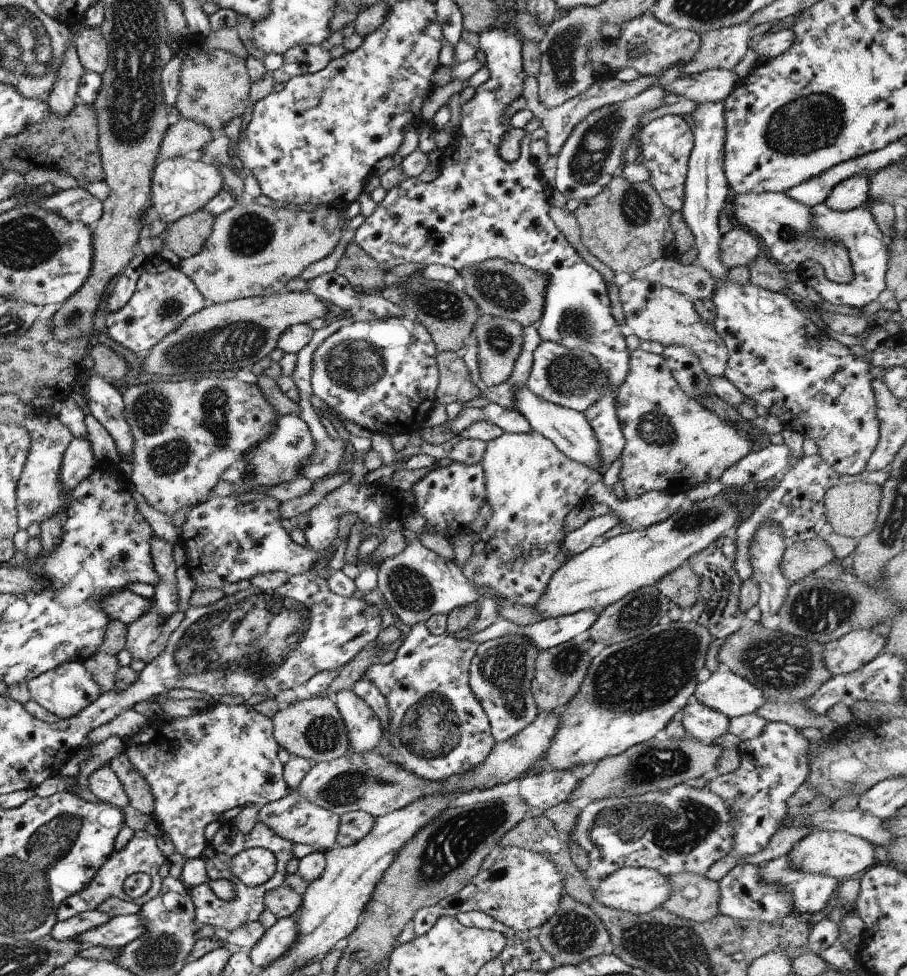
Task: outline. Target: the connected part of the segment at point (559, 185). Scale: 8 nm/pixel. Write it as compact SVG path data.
M661 86L647 87L629 100L602 106L582 118L575 128L571 129L563 146L555 155L556 170L553 176L553 188L559 191L559 195L561 194L565 200L577 200L580 203L599 194L617 173L617 168L623 159L623 150L629 144L633 132L639 129L641 116L663 105L663 98L666 95L667 92L663 92Z

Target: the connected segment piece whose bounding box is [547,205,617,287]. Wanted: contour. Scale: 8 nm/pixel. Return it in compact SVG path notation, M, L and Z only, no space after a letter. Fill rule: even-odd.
M552 205L549 206L547 215L553 221L553 225L561 232L565 240L567 240L567 243L569 243L585 263L597 270L601 277L603 277L605 286L609 286L617 278L617 275L605 266L605 264L599 262L595 256L591 256L583 244L581 244L579 225L574 215L571 215L567 210Z

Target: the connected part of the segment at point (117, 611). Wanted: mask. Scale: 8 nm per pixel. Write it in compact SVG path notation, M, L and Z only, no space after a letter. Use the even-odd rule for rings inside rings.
M123 589L107 596L107 598L103 598L99 606L110 619L119 620L125 625L141 618L149 610L149 604L152 601L153 598L141 598L133 592Z

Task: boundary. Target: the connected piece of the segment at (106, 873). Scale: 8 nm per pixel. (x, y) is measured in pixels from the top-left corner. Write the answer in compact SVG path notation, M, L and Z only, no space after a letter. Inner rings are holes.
M145 829L133 831L133 836L131 836L129 842L127 842L119 852L111 852L111 854L109 854L109 858L101 864L101 868L95 872L95 876L91 878L89 884L85 885L85 888L68 896L61 902L61 904L59 904L59 908L57 908L56 912L56 920L64 921L80 912L92 911L97 908L97 906L102 905L104 901L111 898L125 901L131 900L133 904L140 907L142 904L145 904L145 902L149 902L151 898L155 898L157 892L160 891L162 880L159 878L157 870L159 869L159 866L163 864L164 860L165 858L157 848L153 836L149 836L149 834L145 832ZM134 872L145 872L145 874L150 877L151 884L149 890L143 895L130 899L129 896L125 895L121 884L123 884L123 880L125 880L127 876Z

